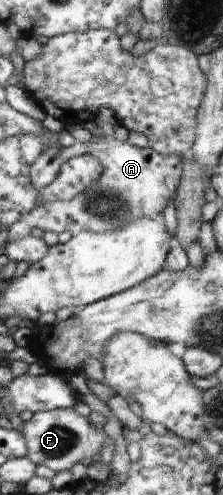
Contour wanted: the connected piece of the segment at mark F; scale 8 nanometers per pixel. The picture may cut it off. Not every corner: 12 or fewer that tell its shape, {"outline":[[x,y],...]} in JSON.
{"outline":[[72,408],[23,424],[27,457],[54,472],[99,458],[108,436]]}

